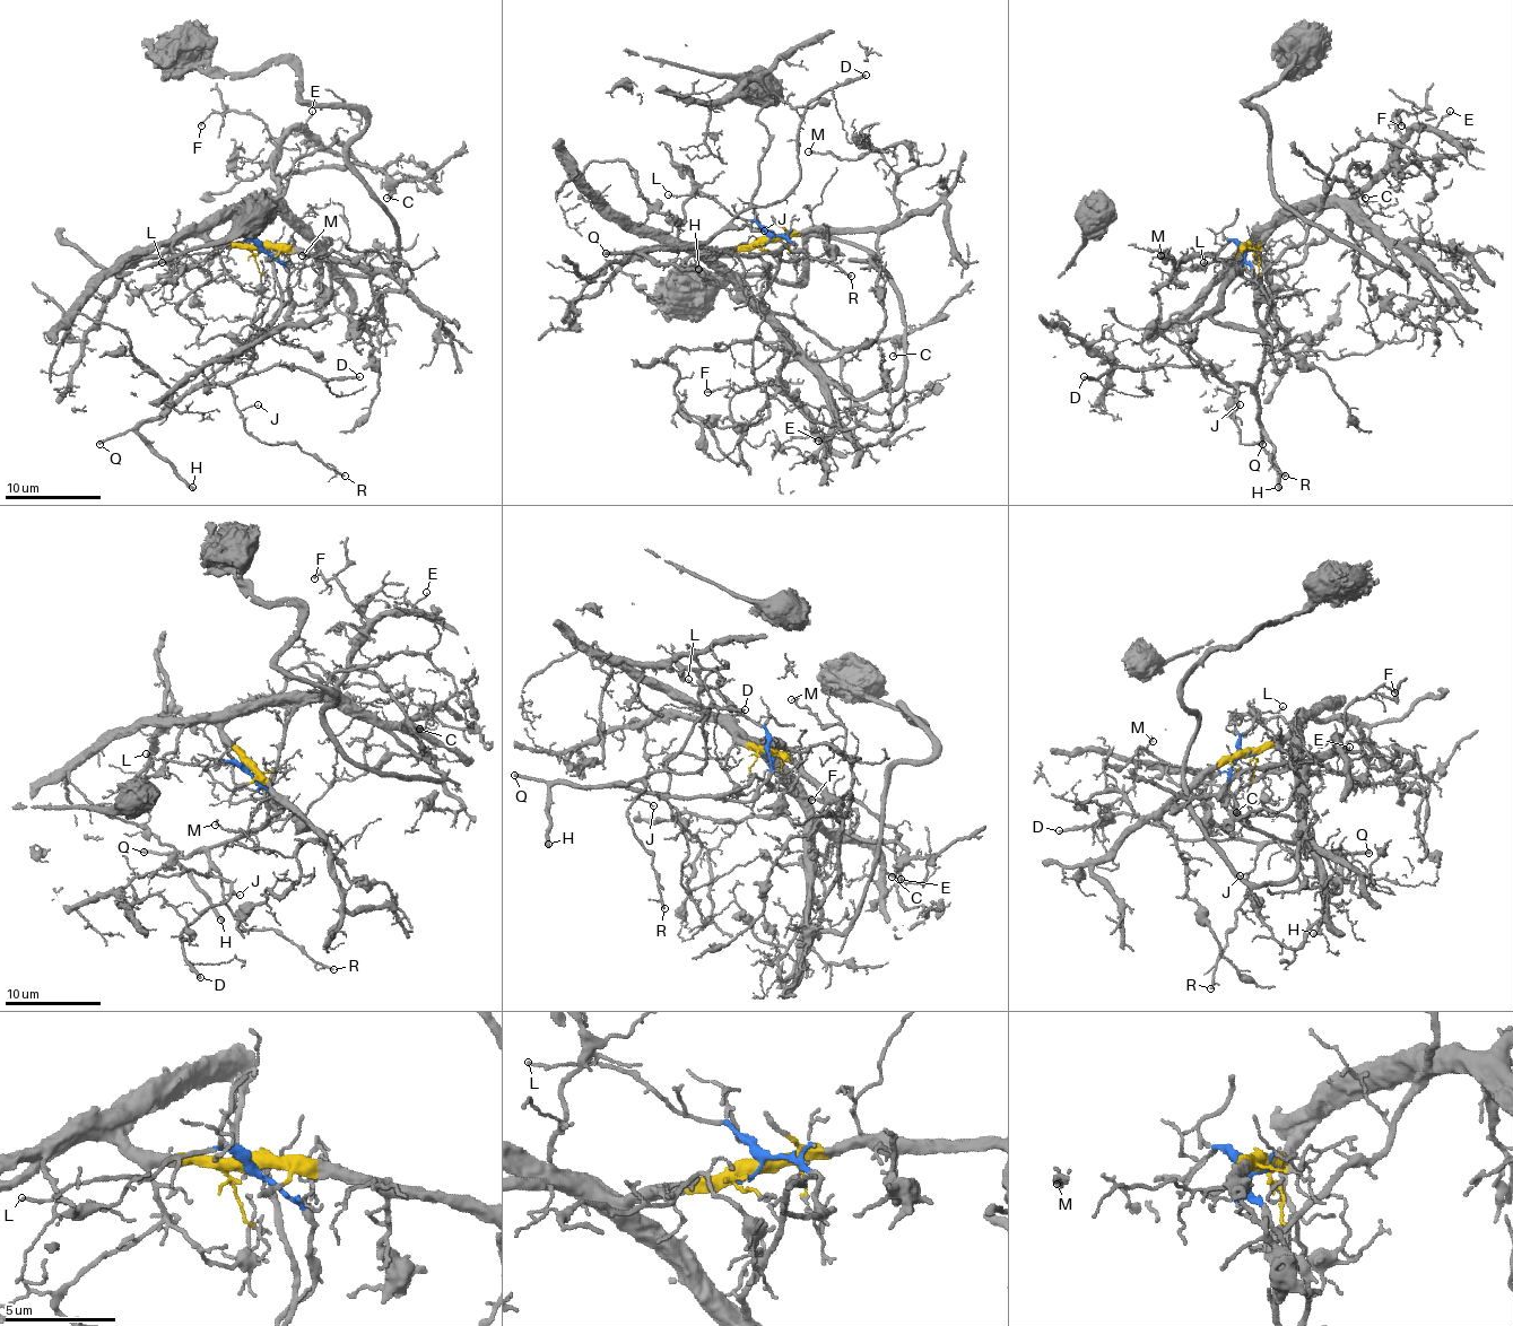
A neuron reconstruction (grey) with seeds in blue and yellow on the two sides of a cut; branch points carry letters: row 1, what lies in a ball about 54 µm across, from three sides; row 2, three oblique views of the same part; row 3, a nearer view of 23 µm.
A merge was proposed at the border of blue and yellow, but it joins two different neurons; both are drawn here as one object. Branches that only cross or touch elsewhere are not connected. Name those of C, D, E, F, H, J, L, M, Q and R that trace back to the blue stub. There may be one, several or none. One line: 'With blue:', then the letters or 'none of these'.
With blue: D, H, J, L, Q, R

